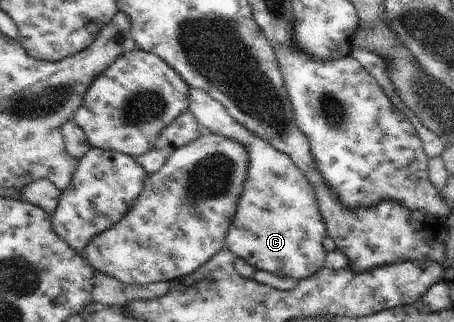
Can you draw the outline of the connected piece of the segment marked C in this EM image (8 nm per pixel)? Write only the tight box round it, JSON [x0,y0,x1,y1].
[187,85,327,281]

